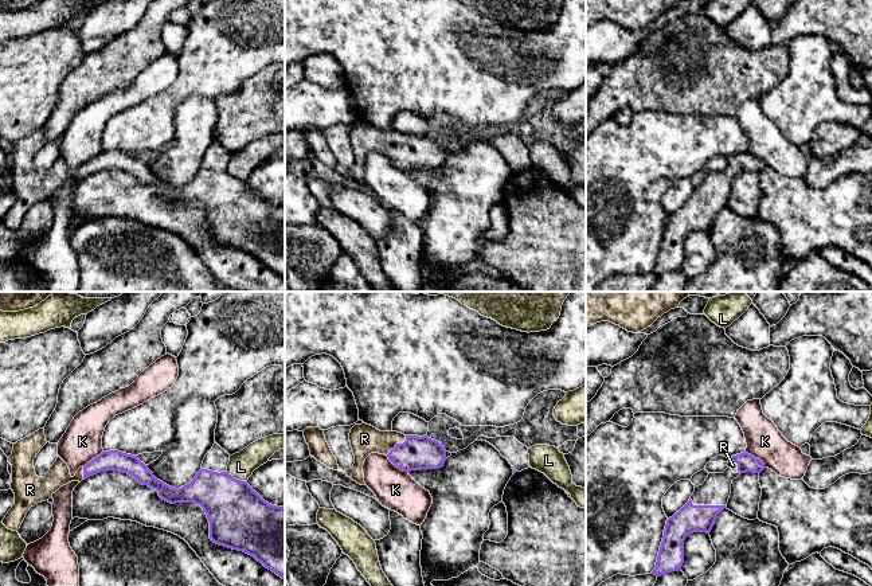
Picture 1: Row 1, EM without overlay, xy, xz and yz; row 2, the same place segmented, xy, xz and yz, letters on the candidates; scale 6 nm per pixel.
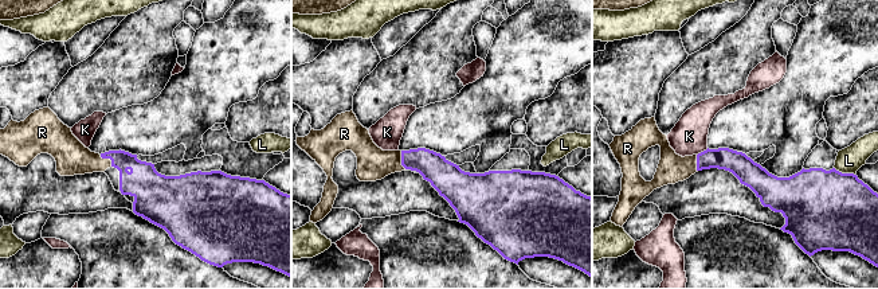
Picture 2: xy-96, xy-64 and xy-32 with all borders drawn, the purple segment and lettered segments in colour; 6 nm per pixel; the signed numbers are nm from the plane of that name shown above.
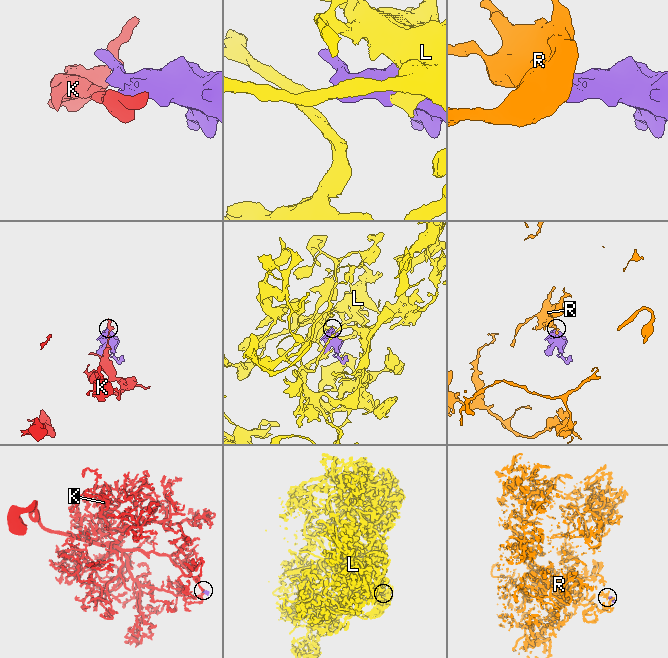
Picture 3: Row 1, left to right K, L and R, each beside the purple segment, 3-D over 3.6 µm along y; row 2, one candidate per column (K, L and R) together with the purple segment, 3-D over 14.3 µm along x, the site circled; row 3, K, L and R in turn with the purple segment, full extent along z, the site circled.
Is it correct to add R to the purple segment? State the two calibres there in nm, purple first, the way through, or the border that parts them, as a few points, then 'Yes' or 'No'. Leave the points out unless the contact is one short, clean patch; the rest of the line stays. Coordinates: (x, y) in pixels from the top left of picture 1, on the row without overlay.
Thickness 200 nm (purple) against 180 nm. Path across: xz (415, 152), (407, 152), (397, 143), (364, 137). Yes

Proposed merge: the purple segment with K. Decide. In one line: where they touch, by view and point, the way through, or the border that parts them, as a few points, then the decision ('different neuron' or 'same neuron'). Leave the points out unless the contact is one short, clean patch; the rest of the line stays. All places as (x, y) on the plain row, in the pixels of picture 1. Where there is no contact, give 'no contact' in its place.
meets purple in yz at (754, 156); border along yz (745, 151), (757, 156), (765, 165); different neuron

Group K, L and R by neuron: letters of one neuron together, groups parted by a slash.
K / L / R

